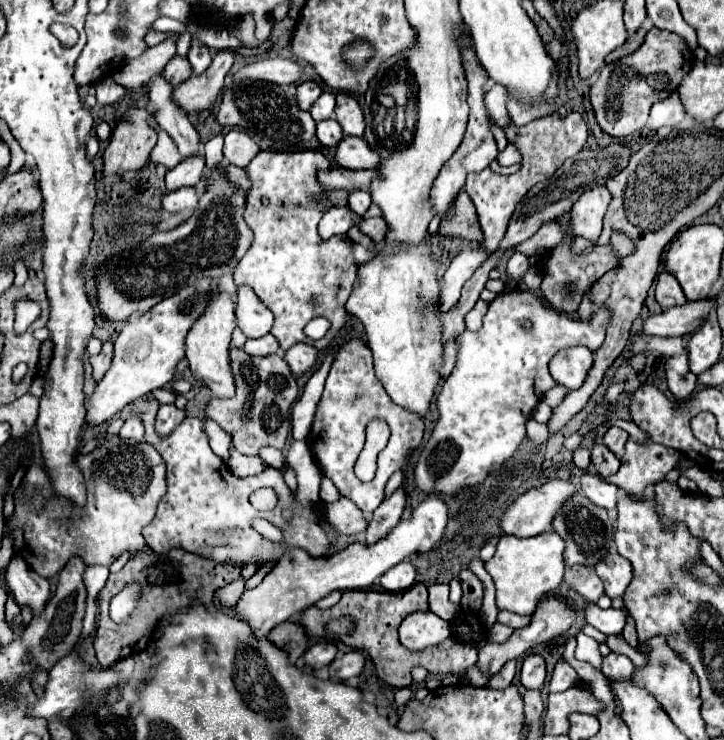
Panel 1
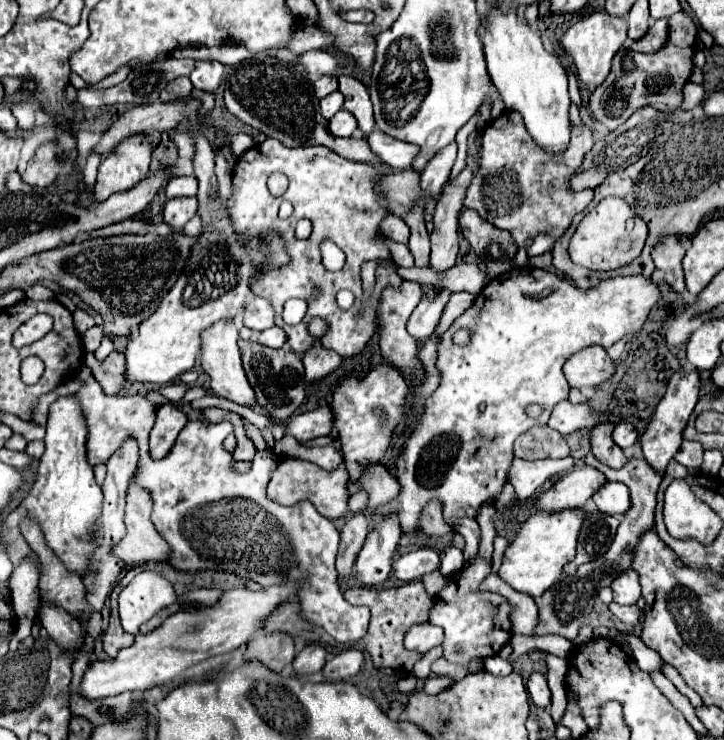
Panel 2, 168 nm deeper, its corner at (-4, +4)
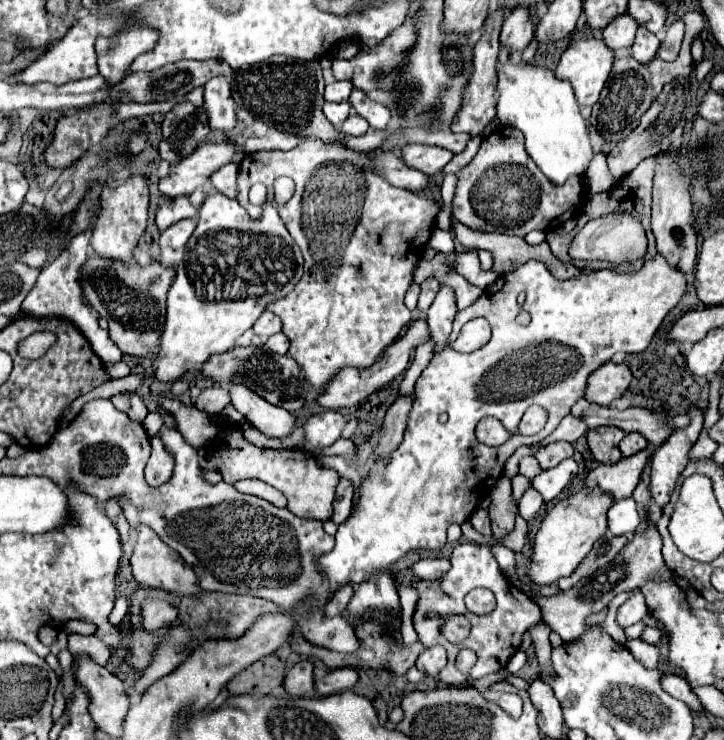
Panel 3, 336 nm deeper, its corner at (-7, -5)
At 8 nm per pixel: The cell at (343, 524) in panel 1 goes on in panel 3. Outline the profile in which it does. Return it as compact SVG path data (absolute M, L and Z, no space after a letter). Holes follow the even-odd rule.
M225 426L217 446L219 454L223 456L223 480L233 484L243 478L257 478L279 492L285 494L287 498L287 508L299 516L299 518L313 518L313 520L329 520L333 516L333 500L335 500L335 488L339 484L339 474L335 470L323 468L313 454L307 450L269 450L269 448L257 448L251 442L243 440L233 426Z

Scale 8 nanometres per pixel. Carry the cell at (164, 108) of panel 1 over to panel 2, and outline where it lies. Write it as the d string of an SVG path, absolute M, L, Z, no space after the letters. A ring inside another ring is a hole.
M198 131L194 135L196 157L194 173L198 179L198 213L204 223L204 231L196 237L190 257L182 269L182 275L160 301L156 313L140 323L138 335L130 339L126 349L126 379L130 383L148 381L156 385L170 383L182 373L194 367L196 357L202 349L200 333L220 319L232 319L238 309L246 307L250 297L250 279L258 271L270 271L290 263L286 243L282 235L268 231L262 235L242 237L234 233L228 209L218 195L218 181L214 175L214 153L210 141ZM196 305L196 307L190 307Z

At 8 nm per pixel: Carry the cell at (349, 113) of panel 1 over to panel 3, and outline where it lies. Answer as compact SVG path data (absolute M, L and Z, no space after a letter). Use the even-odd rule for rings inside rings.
M353 88L351 96L349 96L349 102L355 108L355 112L369 122L371 128L385 130L385 126L387 126L387 122L391 118L391 112L383 104L371 100L365 92L361 92L357 88Z

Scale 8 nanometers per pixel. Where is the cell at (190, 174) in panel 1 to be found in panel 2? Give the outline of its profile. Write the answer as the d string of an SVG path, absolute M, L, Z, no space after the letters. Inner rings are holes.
M174 177L166 185L166 199L174 197L194 197L198 191L198 181L196 177Z

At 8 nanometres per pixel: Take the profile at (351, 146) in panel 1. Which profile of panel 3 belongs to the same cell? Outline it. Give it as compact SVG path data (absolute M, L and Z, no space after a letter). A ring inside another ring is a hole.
M423 144L403 146L399 156L409 168L415 168L427 176L441 172L443 166L453 158L453 154L449 150L443 150L437 146L423 146Z

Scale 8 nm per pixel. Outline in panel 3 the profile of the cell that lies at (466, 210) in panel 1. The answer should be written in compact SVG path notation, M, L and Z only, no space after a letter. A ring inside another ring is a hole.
M457 220L453 222L453 232L455 232L455 236L459 238L459 242L461 242L465 248L469 248L469 250L487 250L487 252L491 252L491 254L493 254L493 268L491 268L491 270L493 270L497 276L515 272L517 268L521 268L521 266L523 266L525 262L529 262L529 260L543 262L543 264L549 268L549 272L551 272L557 280L567 280L567 278L573 278L573 276L579 276L579 274L581 274L579 268L569 266L569 264L561 264L561 262L551 254L547 242L541 242L539 246L529 246L529 244L527 244L523 238L519 238L519 236L507 236L507 234L497 234L497 232L473 230L473 228L469 228L469 226L457 222Z

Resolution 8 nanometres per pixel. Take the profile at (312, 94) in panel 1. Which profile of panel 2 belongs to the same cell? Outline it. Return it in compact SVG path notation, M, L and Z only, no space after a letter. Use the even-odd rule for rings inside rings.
M324 75L324 77L320 77L318 81L314 81L314 89L316 89L316 97L326 97L326 95L330 95L332 91L336 91L338 89L338 77L330 77L330 75Z

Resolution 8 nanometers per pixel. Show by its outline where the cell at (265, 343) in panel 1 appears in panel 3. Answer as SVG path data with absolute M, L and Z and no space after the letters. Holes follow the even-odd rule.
M279 332L279 334L269 336L269 338L265 340L265 346L267 346L269 350L277 352L277 354L287 354L287 350L289 350L289 340L287 340L285 334Z

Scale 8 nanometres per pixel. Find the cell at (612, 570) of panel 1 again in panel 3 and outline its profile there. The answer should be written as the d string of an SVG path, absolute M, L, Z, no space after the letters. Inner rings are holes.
M635 590L621 606L619 606L619 612L617 612L617 624L621 628L627 628L631 624L637 624L643 614L647 614L647 606L645 606L645 596Z

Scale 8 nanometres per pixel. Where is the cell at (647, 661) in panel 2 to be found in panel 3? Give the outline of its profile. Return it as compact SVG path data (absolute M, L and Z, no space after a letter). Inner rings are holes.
M673 672L663 674L663 676L661 676L661 688L663 688L665 692L669 692L671 696L677 696L677 700L685 702L685 704L693 710L693 714L703 714L703 712L705 712L701 700L699 700L697 694L689 688L689 684L687 684L687 680L685 680L683 676L673 674Z

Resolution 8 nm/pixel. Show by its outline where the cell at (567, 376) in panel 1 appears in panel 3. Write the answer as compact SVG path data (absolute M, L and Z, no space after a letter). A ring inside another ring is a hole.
M607 362L599 366L589 378L585 388L585 400L601 406L609 406L615 398L621 398L631 384L631 370L627 364Z

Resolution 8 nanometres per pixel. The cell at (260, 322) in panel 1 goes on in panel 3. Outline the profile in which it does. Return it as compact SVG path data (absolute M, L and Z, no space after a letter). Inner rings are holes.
M263 312L259 316L259 320L253 324L253 332L261 338L267 338L267 336L273 336L277 332L281 332L281 320L273 314L273 312Z

